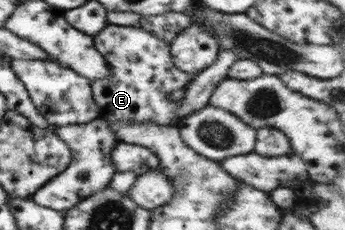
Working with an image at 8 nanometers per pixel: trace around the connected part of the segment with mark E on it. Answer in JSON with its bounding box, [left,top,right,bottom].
[92,24,194,125]

